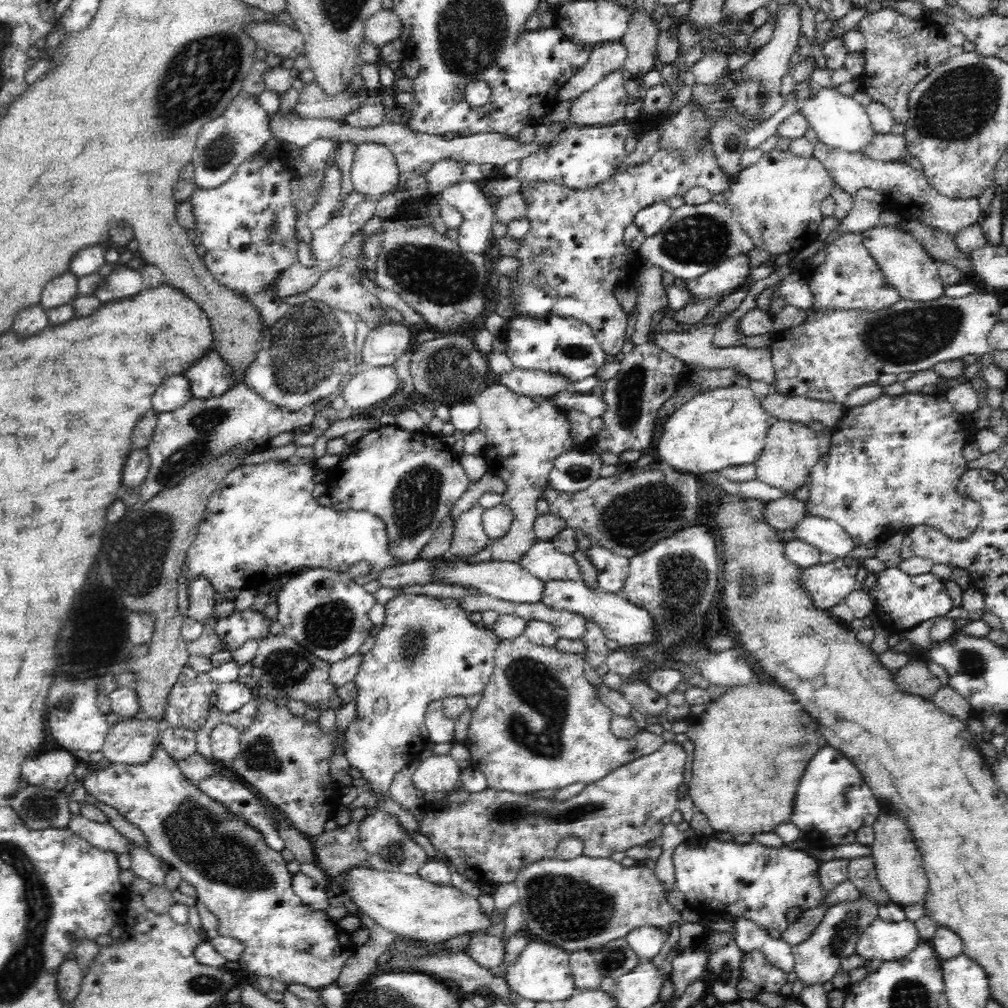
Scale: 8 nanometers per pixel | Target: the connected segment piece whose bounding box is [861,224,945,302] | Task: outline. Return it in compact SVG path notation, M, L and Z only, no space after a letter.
M881 224L864 230L861 237L866 248L873 254L874 260L877 260L882 274L885 274L888 282L898 291L900 298L922 302L933 301L945 295L945 284L938 272L938 262L927 254L924 247L919 245L911 234L904 233L897 226L886 227Z

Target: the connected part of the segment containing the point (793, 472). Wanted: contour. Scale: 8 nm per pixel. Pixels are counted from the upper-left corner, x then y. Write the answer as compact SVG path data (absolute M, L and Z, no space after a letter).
M785 419L773 420L767 430L762 455L756 460L756 478L768 486L782 490L785 495L792 495L808 482L810 468L821 460L818 447L817 431L812 431L805 423L790 422Z

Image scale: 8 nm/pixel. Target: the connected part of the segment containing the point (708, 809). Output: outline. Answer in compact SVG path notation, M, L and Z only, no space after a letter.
M775 683L756 684L748 689L732 686L718 700L705 706L704 713L687 718L690 728L686 736L694 744L692 776L688 782L694 808L706 816L715 832L756 834L772 832L772 828L786 822L793 812L793 801L800 779L810 758L818 752L816 722L810 718L792 694Z

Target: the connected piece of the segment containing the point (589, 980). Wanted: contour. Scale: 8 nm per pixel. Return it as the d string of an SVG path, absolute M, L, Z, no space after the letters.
M574 951L569 953L569 965L574 984L578 989L600 989L604 976L596 966L591 951Z

